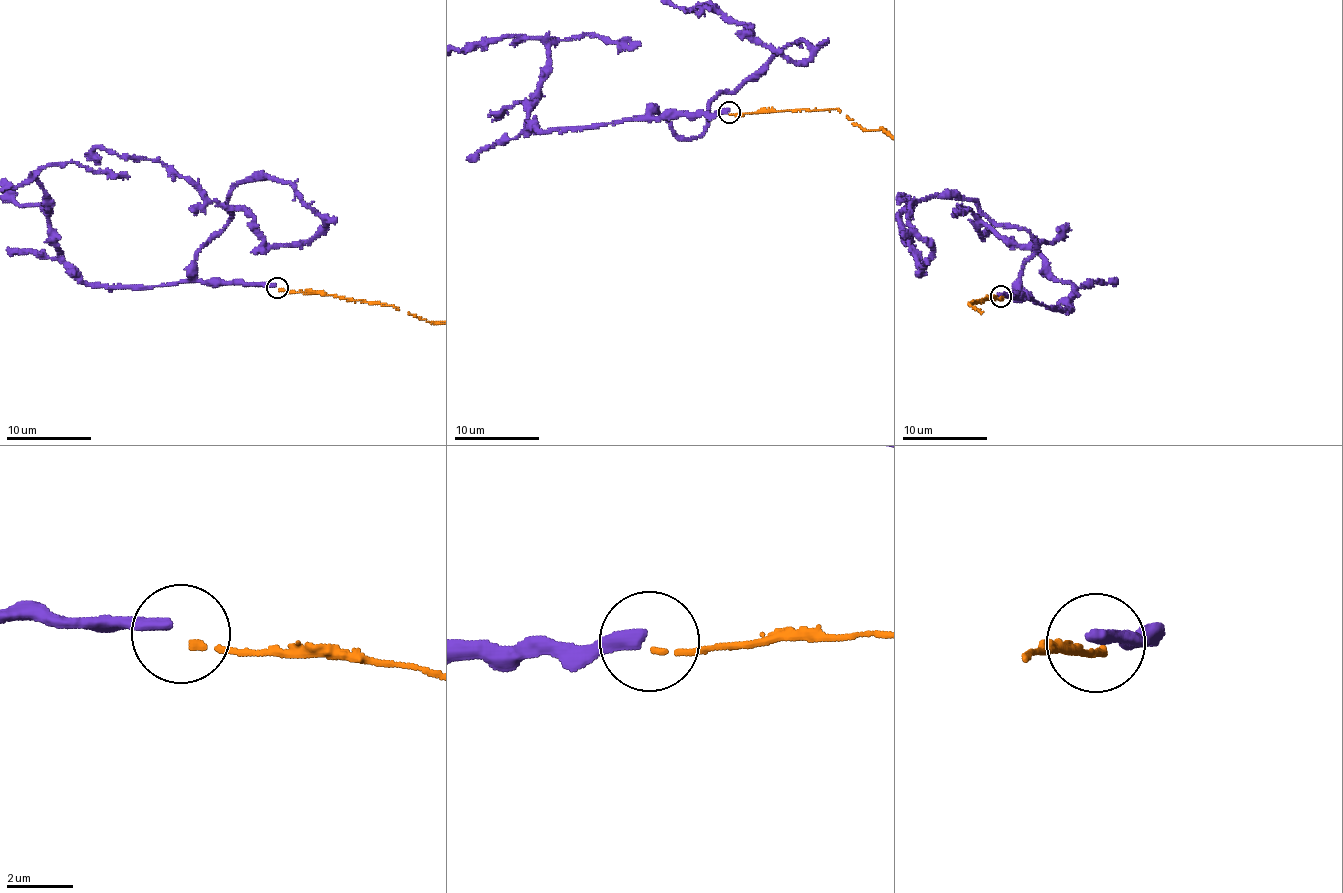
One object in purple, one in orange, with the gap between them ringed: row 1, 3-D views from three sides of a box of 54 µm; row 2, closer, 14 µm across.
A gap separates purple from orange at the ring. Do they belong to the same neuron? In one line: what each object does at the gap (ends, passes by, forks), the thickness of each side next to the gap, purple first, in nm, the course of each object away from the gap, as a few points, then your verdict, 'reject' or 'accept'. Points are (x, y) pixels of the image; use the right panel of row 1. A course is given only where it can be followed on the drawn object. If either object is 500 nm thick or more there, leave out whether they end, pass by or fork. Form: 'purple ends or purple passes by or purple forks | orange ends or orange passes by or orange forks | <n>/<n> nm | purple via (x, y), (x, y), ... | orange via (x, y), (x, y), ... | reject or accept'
purple ends | orange ends | 420/140 nm | purple via (999, 295), (1027, 296), (1033, 237), (932, 195), (907, 222), (932, 250), (922, 266), (901, 195), (912, 210) | reject

